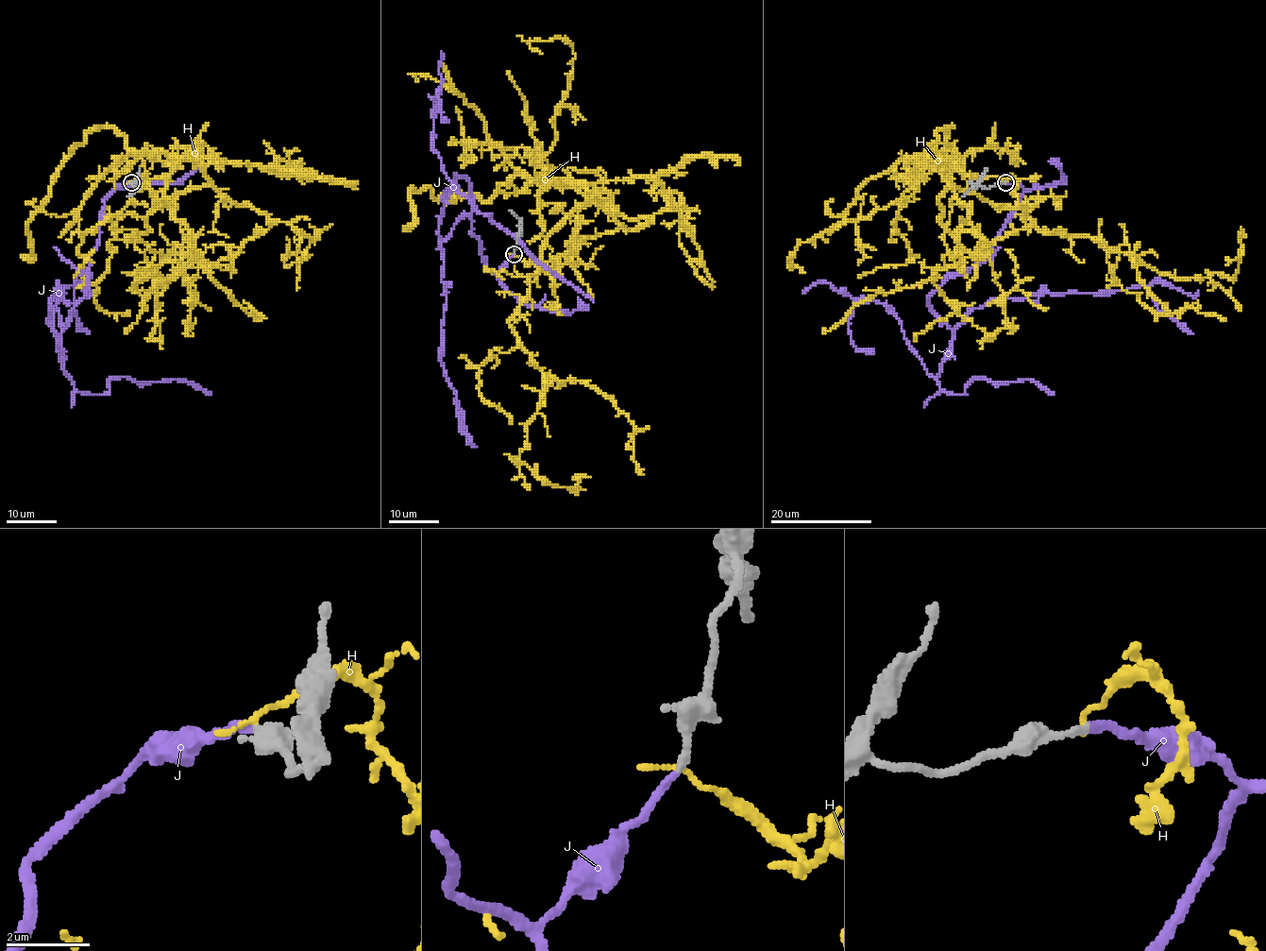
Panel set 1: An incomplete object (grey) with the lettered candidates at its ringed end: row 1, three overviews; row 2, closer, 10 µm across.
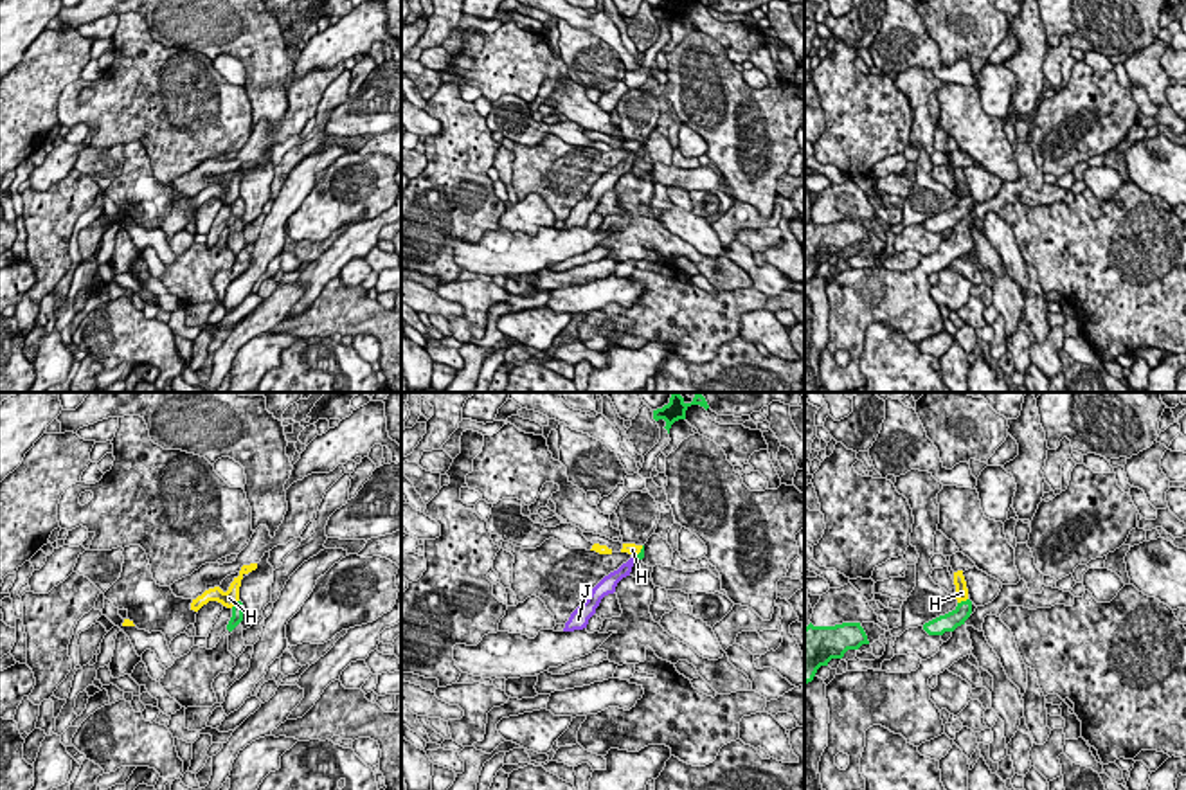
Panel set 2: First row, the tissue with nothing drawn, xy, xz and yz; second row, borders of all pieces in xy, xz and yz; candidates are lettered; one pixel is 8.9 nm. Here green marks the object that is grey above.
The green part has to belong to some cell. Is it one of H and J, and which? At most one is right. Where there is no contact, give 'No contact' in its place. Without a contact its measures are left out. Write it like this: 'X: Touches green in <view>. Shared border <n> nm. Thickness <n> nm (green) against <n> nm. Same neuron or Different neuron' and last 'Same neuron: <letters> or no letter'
H: Touches green in yz. Shared border 110 nm. Thickness 160 nm (green) against 130 nm. Different neuron
J: No contact. Same neuron
Same neuron: J

